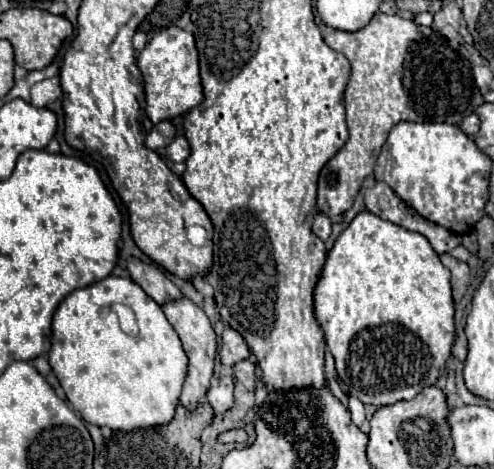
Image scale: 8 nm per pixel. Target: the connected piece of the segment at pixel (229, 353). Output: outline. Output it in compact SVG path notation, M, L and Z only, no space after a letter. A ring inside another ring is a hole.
M226 326L226 330L222 332L222 344L220 344L220 360L224 366L234 366L240 360L246 360L250 356L250 350L244 342L244 338L232 330L230 326Z

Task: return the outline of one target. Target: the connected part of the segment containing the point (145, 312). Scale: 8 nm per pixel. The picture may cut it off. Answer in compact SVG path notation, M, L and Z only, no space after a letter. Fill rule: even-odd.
M108 276L98 284L74 290L62 300L52 320L52 348L48 352L48 362L64 388L68 402L86 422L122 432L158 426L172 420L188 364L182 342L162 308L136 282L120 276ZM108 310L118 316L118 326L128 334L126 338L114 338L108 332L108 322L100 322L100 314L104 316Z

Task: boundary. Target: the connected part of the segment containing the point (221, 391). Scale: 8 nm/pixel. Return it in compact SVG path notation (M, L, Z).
M230 372L224 374L224 382L222 376L216 376L212 380L210 390L206 392L206 398L210 402L210 406L214 408L214 412L226 412L232 406L232 376Z

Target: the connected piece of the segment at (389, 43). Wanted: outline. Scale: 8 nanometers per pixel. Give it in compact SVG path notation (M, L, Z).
M378 12L358 32L342 32L328 26L320 31L324 42L344 54L352 66L344 92L350 138L326 164L330 174L322 170L318 180L318 210L330 220L338 220L352 208L366 174L372 174L378 158L376 150L382 148L394 124L402 120L460 124L462 118L476 112L474 92L478 90L474 90L468 58L452 48L440 32L432 32L432 28L418 26L396 14Z

